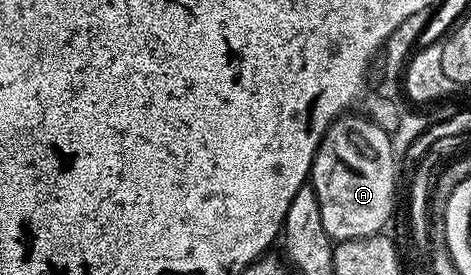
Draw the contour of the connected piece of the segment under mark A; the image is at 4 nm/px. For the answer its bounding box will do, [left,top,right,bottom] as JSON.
[310,113,396,243]

